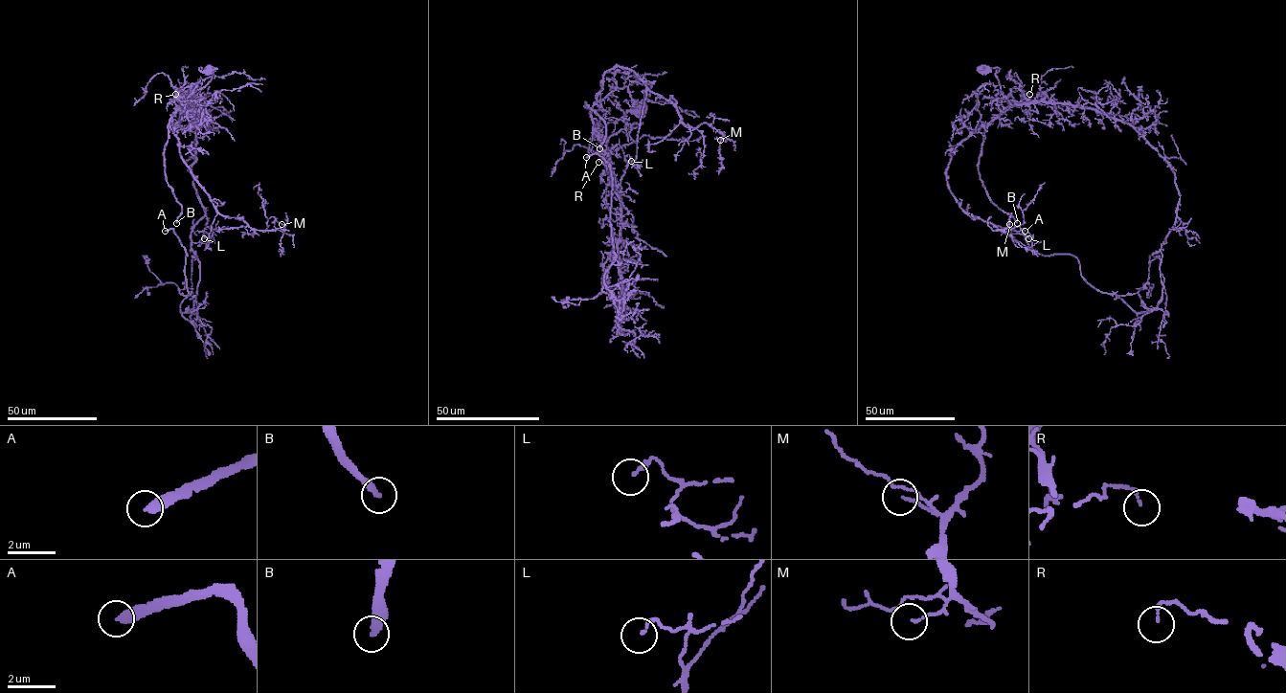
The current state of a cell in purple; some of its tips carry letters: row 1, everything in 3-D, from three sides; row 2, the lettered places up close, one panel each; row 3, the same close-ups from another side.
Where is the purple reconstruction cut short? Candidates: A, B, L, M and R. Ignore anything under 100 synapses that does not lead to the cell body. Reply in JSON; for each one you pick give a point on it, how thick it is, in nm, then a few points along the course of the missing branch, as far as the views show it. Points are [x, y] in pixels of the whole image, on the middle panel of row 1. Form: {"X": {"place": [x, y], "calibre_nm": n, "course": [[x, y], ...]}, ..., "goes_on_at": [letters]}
{"A": {"place": [586, 157], "calibre_nm": 360, "course": [[586, 157], [570, 159], [562, 139], [571, 190], [562, 221], [565, 234], [559, 272], [552, 289], [526, 301]]}, "goes_on_at": ["A"]}

